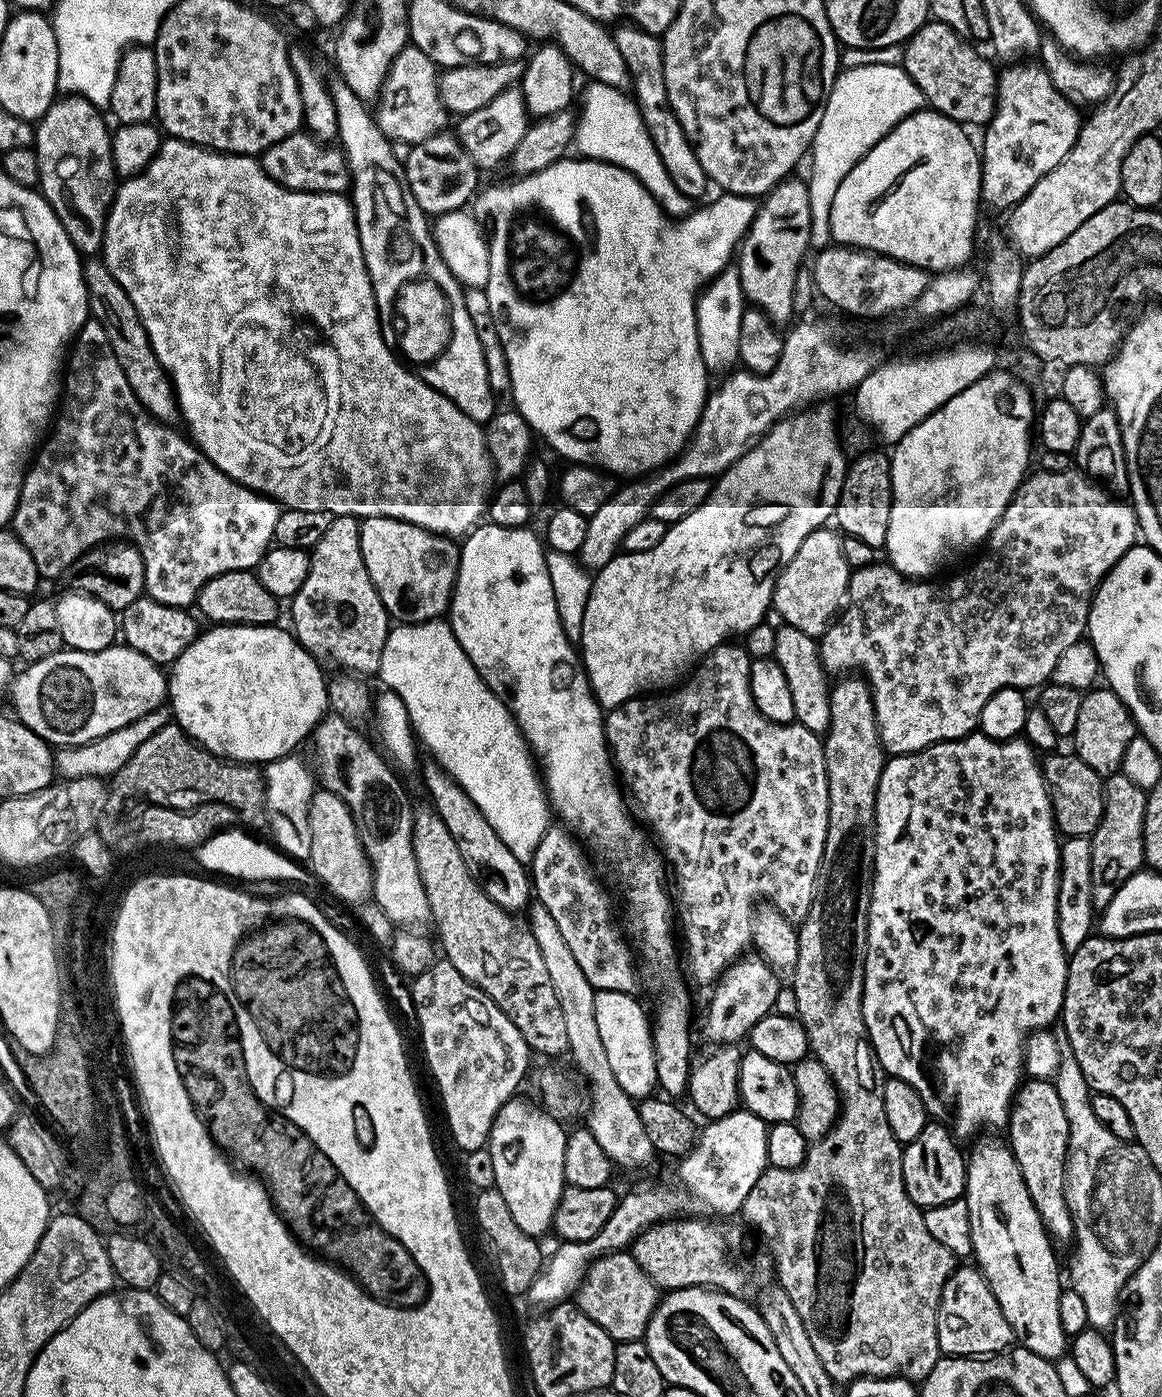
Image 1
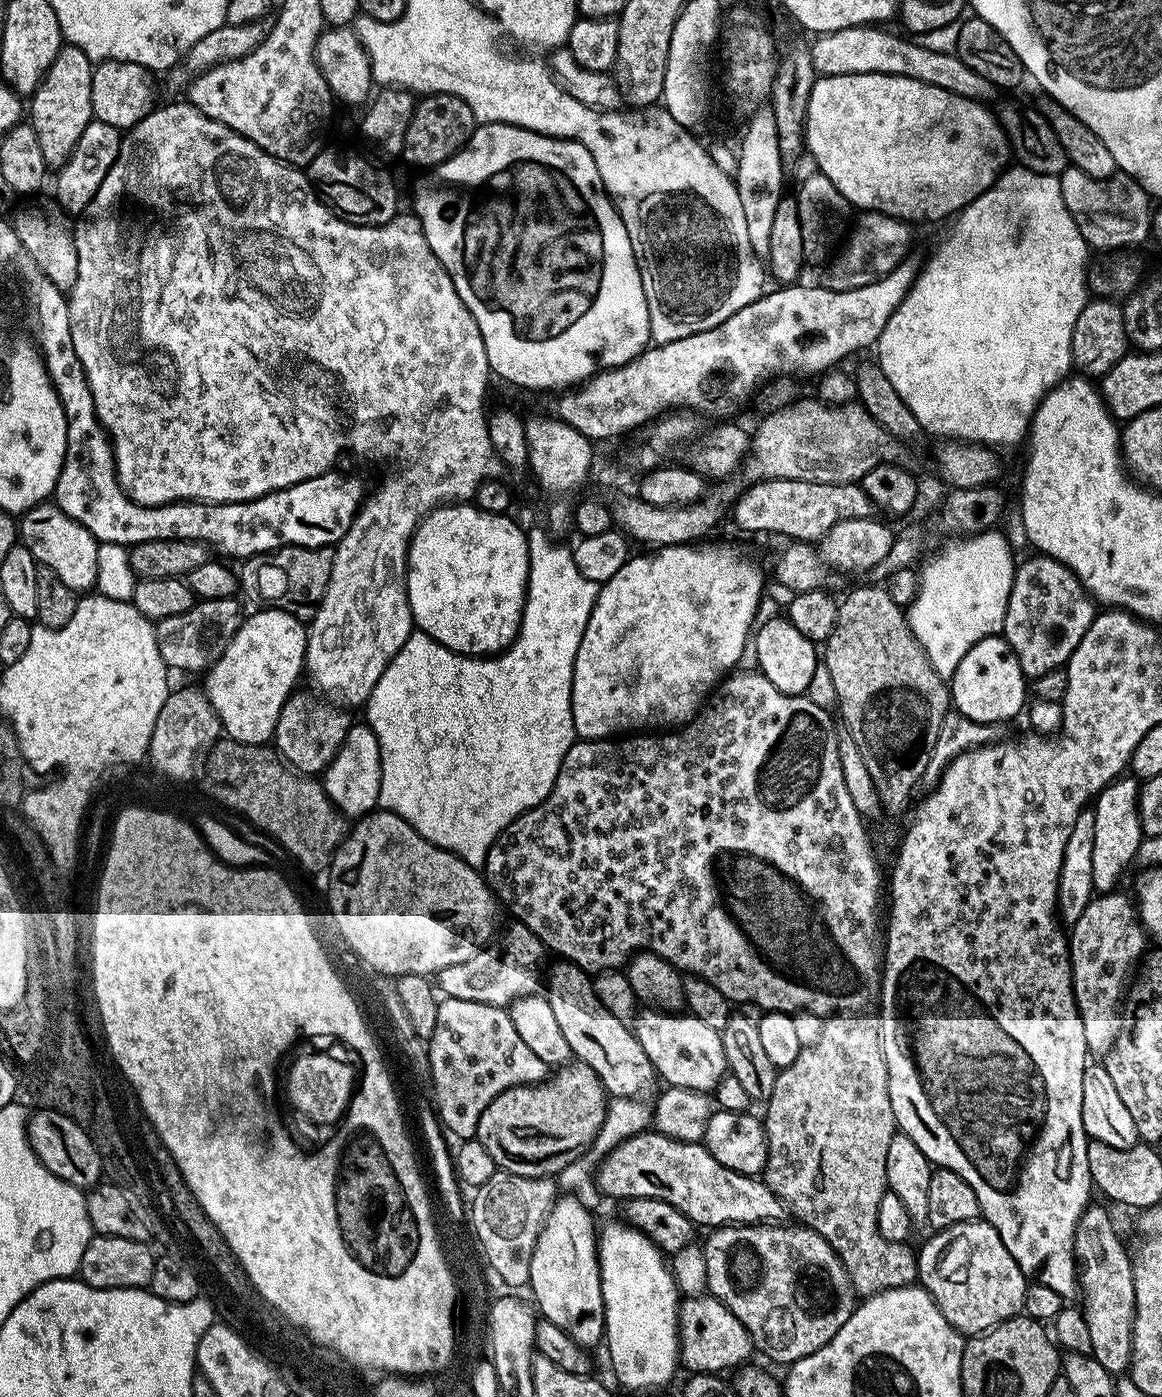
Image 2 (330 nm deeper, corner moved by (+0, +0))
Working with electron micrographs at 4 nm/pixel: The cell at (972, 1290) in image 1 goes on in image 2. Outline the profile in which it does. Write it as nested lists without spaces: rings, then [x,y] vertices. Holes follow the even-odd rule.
[[[981,1218],[970,1222],[958,1222],[949,1228],[933,1231],[931,1235],[932,1237],[918,1248],[918,1280],[932,1295],[938,1310],[942,1310],[950,1326],[957,1328],[965,1337],[971,1338],[979,1336],[982,1332],[989,1332],[1003,1320],[1023,1313],[1026,1286],[1029,1281],[1018,1266],[1018,1262],[1014,1262],[1010,1250],[1002,1246],[998,1230],[994,1230],[994,1226],[990,1226],[987,1220]]]

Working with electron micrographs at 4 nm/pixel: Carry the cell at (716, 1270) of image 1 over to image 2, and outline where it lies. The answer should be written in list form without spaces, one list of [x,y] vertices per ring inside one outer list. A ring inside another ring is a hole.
[[[773,1222],[770,1224],[726,1224],[716,1226],[709,1231],[712,1233],[709,1234],[708,1241],[703,1241],[702,1247],[706,1264],[707,1291],[714,1298],[721,1300],[730,1310],[730,1314],[734,1314],[734,1318],[738,1318],[738,1322],[742,1322],[742,1326],[746,1326],[755,1351],[759,1355],[761,1352],[762,1355],[769,1356],[770,1359],[784,1364],[783,1366],[790,1366],[795,1360],[806,1358],[806,1354],[814,1354],[814,1350],[820,1350],[826,1342],[830,1342],[830,1338],[834,1338],[834,1334],[838,1334],[838,1330],[842,1330],[842,1326],[846,1326],[846,1318],[850,1318],[850,1314],[855,1310],[858,1297],[852,1291],[850,1278],[846,1274],[842,1262],[834,1254],[830,1242],[826,1242],[826,1238],[818,1235],[813,1228],[803,1226],[787,1228],[786,1225],[787,1223],[784,1222]]]

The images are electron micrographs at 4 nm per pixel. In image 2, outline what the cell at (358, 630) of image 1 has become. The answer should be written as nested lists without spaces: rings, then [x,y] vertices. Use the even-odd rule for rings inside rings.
[[[293,691],[292,695],[289,696],[286,703],[282,706],[282,714],[278,714],[274,747],[280,753],[281,760],[289,768],[303,774],[305,777],[316,778],[323,773],[325,768],[330,766],[330,762],[336,756],[336,751],[344,745],[344,739],[354,720],[353,717],[347,716],[349,713],[343,707],[337,706],[321,698],[319,695],[313,694],[311,691],[308,691],[309,693],[300,691]]]

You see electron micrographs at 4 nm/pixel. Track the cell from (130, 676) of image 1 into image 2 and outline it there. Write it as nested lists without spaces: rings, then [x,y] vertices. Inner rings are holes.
[[[264,606],[259,610],[253,616],[245,615],[230,646],[207,669],[202,691],[218,714],[227,739],[267,745],[276,735],[282,706],[297,687],[296,679],[305,671],[309,629],[299,615],[283,608]]]

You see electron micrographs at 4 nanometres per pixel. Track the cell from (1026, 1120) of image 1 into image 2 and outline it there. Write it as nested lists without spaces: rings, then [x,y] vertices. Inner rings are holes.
[[[1089,1203],[1080,1215],[1074,1252],[1078,1269],[1078,1292],[1081,1297],[1084,1295],[1082,1311],[1086,1327],[1090,1330],[1090,1355],[1101,1366],[1106,1366],[1110,1373],[1127,1373],[1132,1353],[1132,1319],[1136,1313],[1132,1256],[1124,1250],[1112,1220],[1104,1213],[1102,1205]]]

